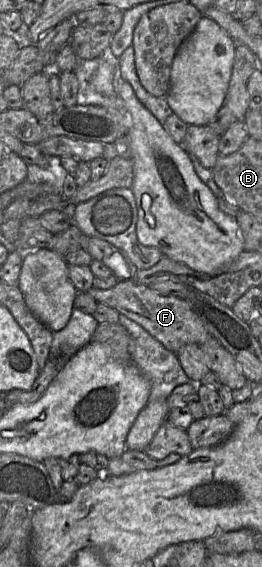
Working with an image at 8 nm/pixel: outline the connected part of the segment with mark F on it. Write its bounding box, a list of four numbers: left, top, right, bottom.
[87,279,214,353]

